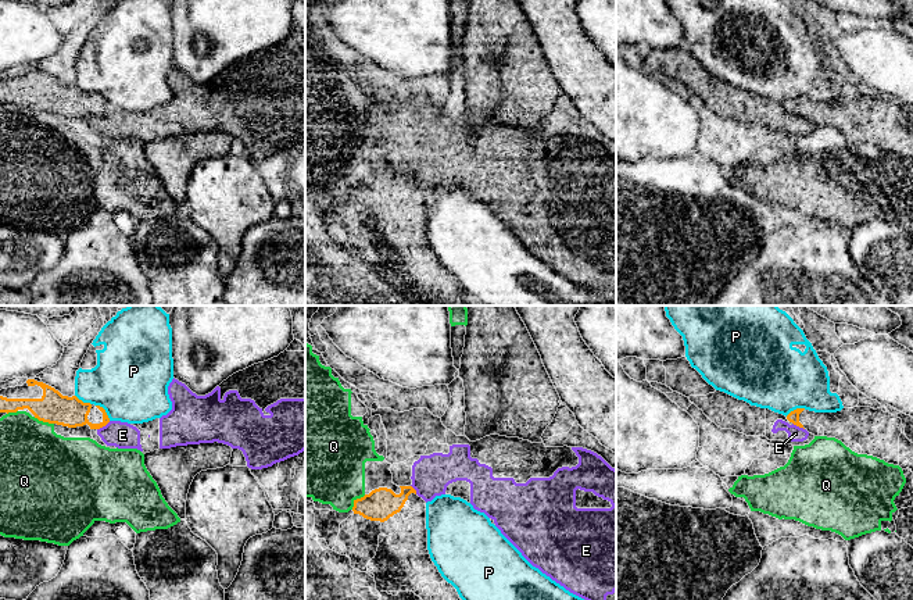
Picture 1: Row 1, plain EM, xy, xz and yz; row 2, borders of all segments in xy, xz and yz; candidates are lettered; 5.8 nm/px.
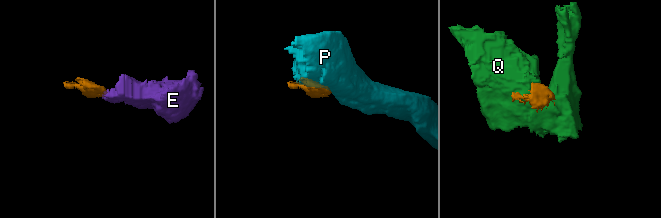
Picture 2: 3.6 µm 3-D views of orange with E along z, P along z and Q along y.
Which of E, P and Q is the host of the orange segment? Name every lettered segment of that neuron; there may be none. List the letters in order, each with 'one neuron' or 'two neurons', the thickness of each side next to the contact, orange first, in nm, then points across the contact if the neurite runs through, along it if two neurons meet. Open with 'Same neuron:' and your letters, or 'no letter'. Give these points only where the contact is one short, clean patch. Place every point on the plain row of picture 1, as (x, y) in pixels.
Same neuron: no letter
E: two neurons; calibres 180 and 160 nm; border xy (110, 110), (97, 118)
P: two neurons; calibres 180 and 440 nm
Q: two neurons; calibres 180 and 400 nm

